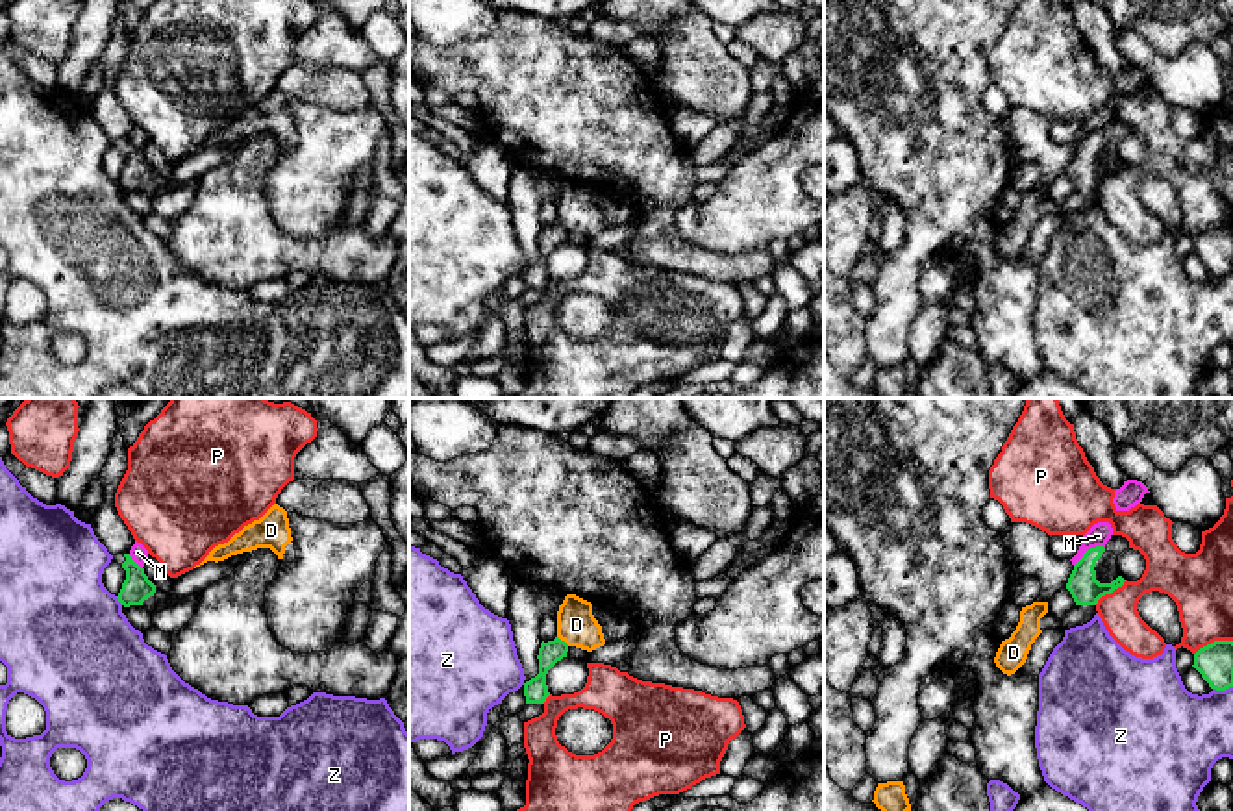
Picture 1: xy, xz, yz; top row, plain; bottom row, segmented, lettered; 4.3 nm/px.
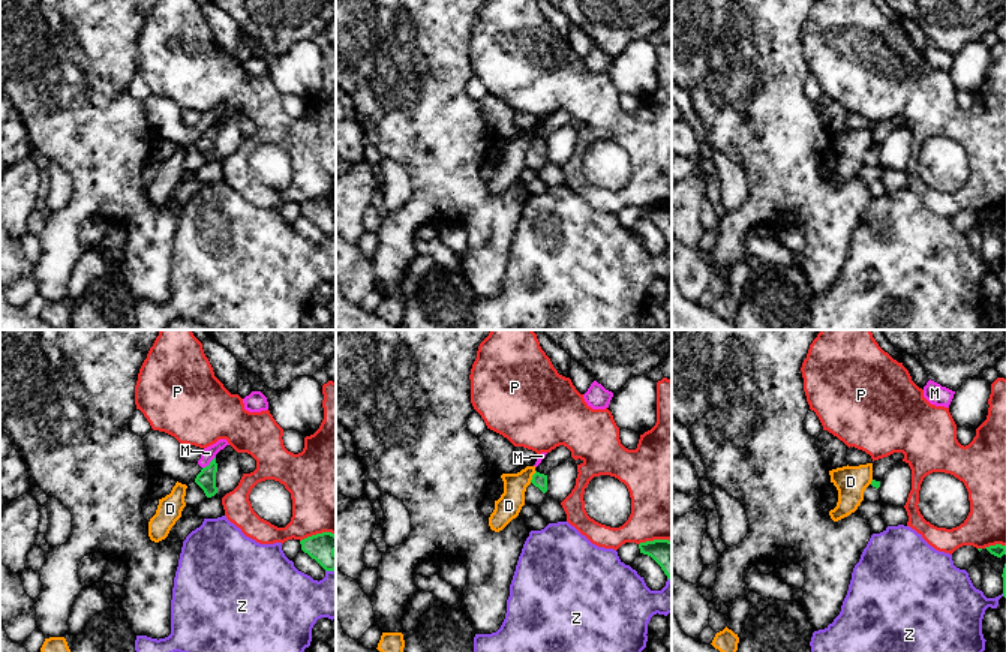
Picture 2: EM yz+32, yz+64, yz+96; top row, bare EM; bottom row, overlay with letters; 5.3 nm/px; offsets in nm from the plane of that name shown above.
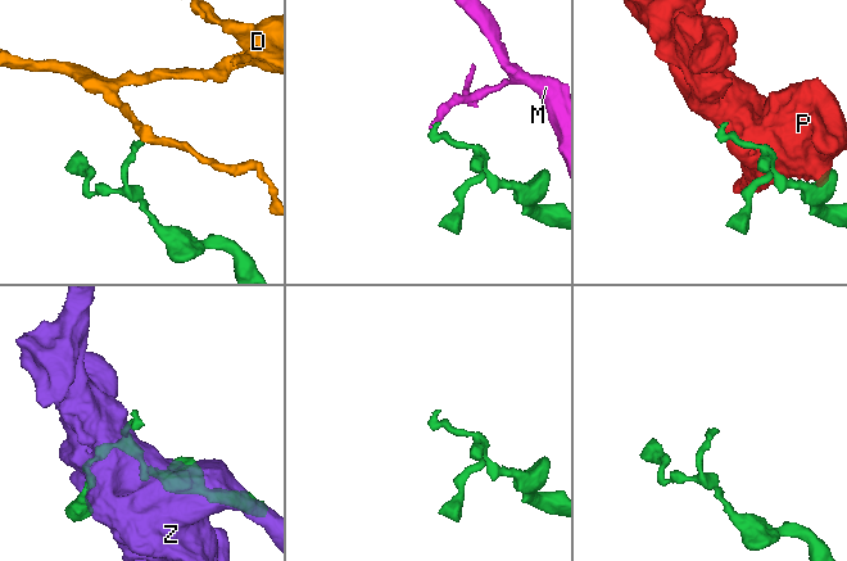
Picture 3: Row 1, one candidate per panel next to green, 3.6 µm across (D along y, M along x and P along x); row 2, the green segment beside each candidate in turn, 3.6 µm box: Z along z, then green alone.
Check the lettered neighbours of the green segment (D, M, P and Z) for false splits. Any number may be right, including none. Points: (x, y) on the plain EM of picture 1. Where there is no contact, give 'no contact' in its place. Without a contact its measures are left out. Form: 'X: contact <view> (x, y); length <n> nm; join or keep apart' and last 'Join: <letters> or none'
D: contact xz (563, 226); length 70 nm; keep apart
M: contact yz (1087, 136); length 160 nm; keep apart
P: contact yz (1109, 178); length 180 nm; keep apart
Z: contact xy (119, 186); length 50 nm; keep apart
Join: none

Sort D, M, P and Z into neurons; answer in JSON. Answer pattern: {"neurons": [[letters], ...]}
{"neurons": [["D"], ["M"], ["P"], ["Z"]]}

